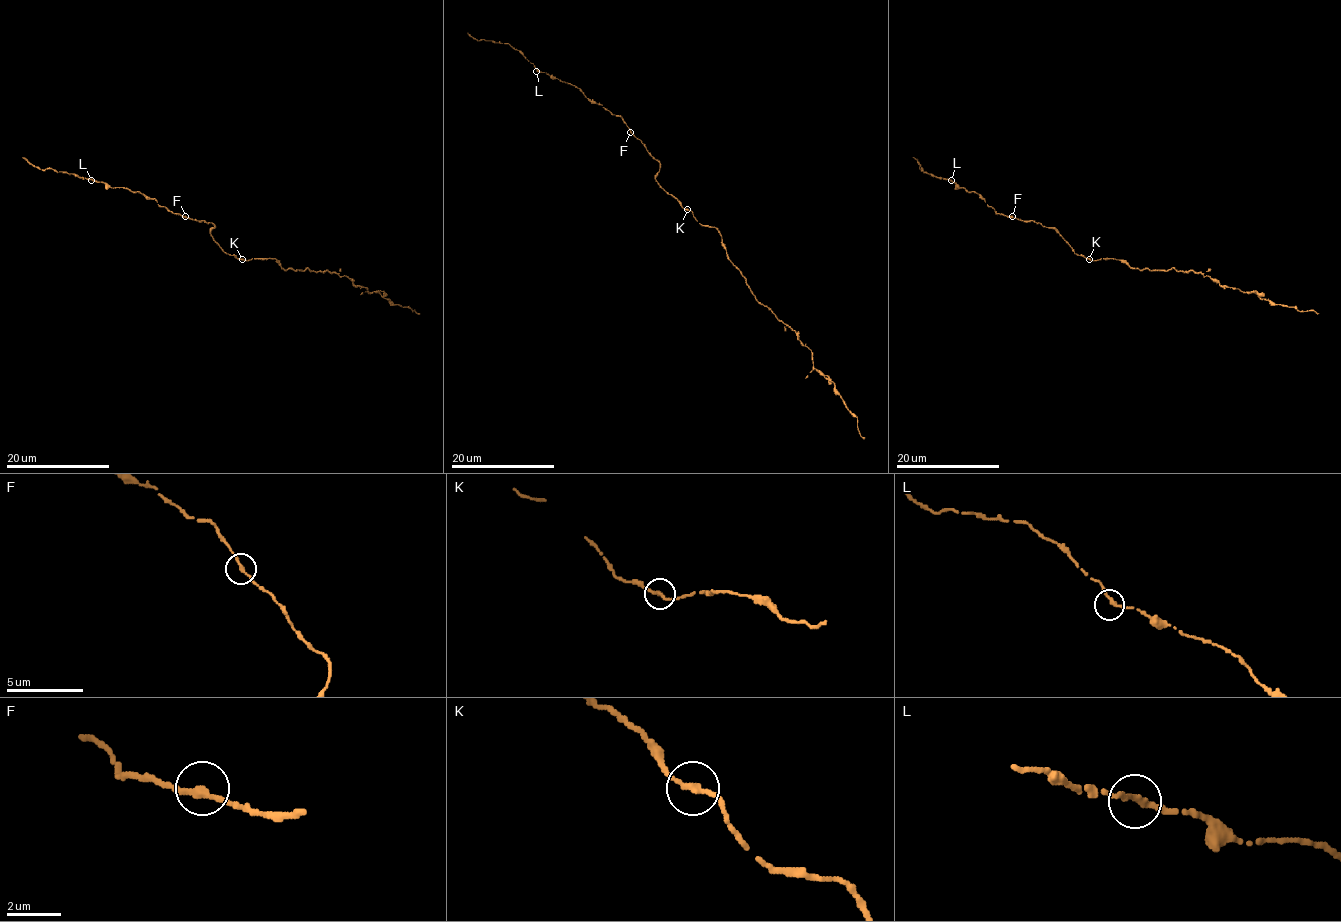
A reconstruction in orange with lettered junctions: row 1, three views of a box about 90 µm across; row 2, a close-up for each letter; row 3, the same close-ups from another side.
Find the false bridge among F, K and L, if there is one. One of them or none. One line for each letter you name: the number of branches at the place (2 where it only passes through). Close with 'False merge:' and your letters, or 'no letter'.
False merge: no letter

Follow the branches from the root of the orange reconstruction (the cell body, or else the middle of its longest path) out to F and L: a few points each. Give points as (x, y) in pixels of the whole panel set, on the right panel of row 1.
F: (1088, 258), (1075, 253), (1054, 229), (1012, 216)
L: (1088, 258), (1075, 253), (1054, 229), (1040, 222), (1021, 221), (996, 213), (978, 194), (958, 187), (951, 180)

